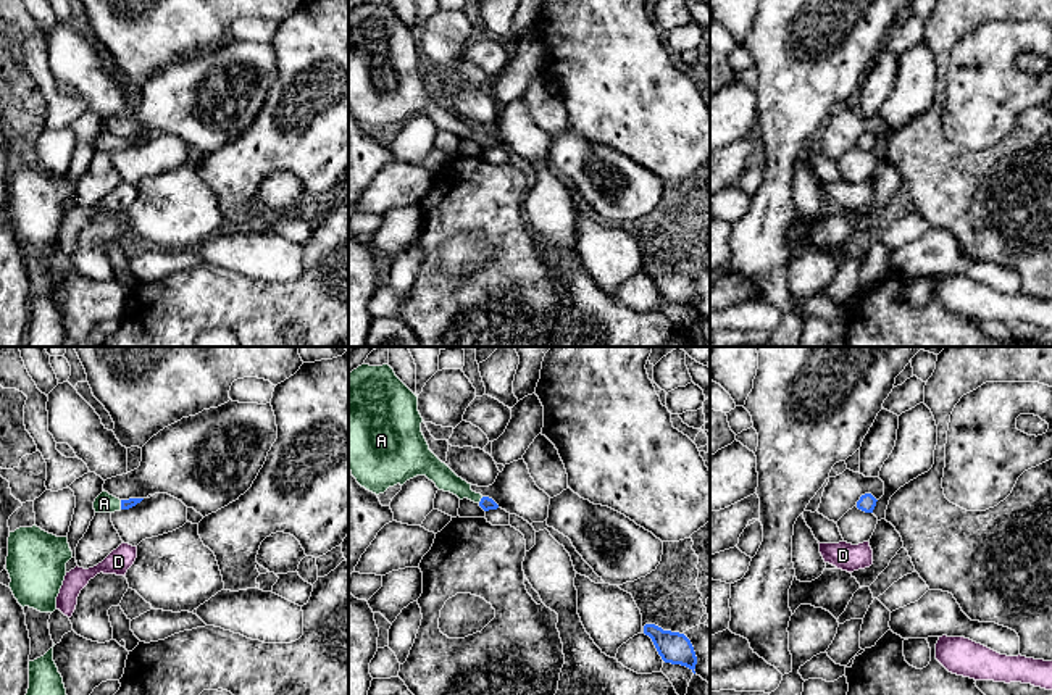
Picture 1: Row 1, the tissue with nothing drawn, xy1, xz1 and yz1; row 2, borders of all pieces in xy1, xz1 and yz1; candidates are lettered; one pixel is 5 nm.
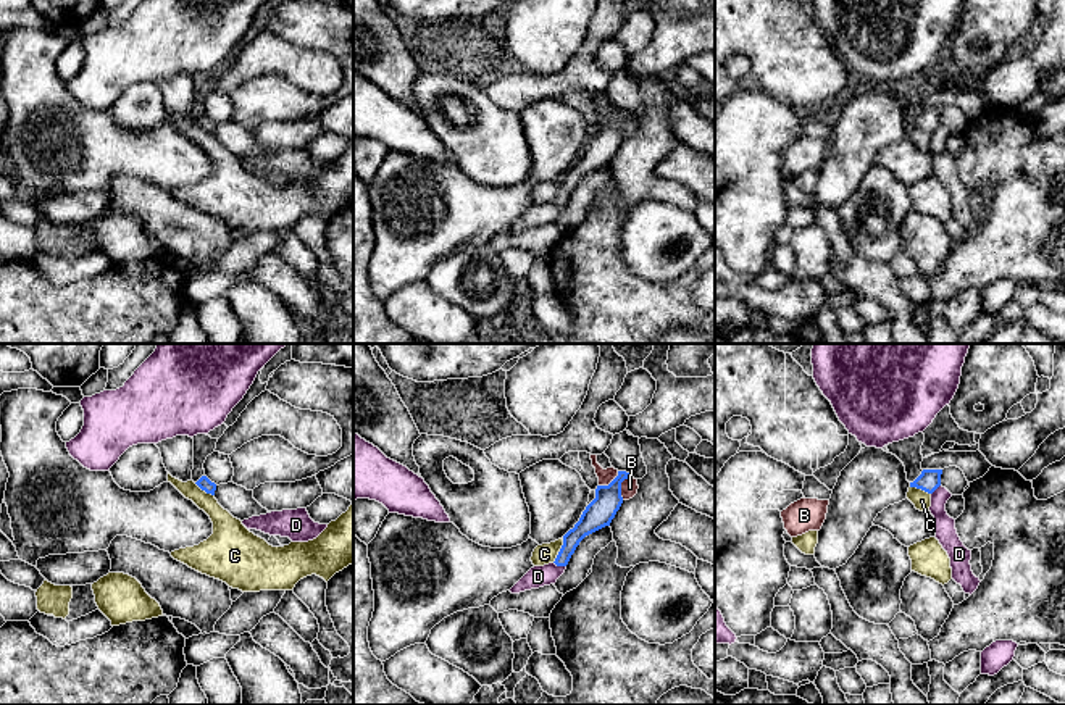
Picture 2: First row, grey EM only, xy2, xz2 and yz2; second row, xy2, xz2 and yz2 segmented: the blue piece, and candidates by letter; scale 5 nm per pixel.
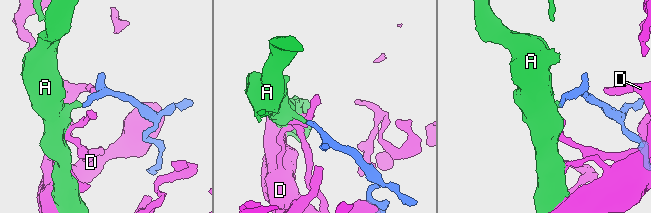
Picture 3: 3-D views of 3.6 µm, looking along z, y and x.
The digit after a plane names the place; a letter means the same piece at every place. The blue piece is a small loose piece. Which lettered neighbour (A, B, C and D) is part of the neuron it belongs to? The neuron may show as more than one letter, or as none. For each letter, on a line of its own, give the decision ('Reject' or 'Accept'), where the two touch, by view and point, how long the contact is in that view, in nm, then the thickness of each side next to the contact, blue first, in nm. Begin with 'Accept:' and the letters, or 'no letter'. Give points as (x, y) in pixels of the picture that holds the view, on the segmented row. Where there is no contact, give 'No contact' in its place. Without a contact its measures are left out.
Accept: A
A: Accept. Touches blue at xy1 (121, 505). Shared border 50 nm. Thickness 50 nm (blue) against 100 nm
B: Reject. Touches blue at xz2 (620, 486). Shared border 120 nm. Thickness 140 nm (blue) against 80 nm
C: Reject. Touches blue at xz2 (560, 550). Shared border 140 nm. Thickness 130 nm (blue) against 100 nm
D: Reject. Touches blue at xz2 (560, 565). Shared border 70 nm. Thickness 100 nm (blue) against 110 nm

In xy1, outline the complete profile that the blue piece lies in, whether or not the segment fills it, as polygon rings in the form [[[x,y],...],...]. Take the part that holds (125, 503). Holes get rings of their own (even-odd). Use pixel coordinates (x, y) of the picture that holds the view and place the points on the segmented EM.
[[[102,492],[95,501],[94,501],[94,510],[95,513],[115,513],[121,510],[129,510],[140,503],[144,498],[129,498],[129,500],[119,500],[108,492]]]

